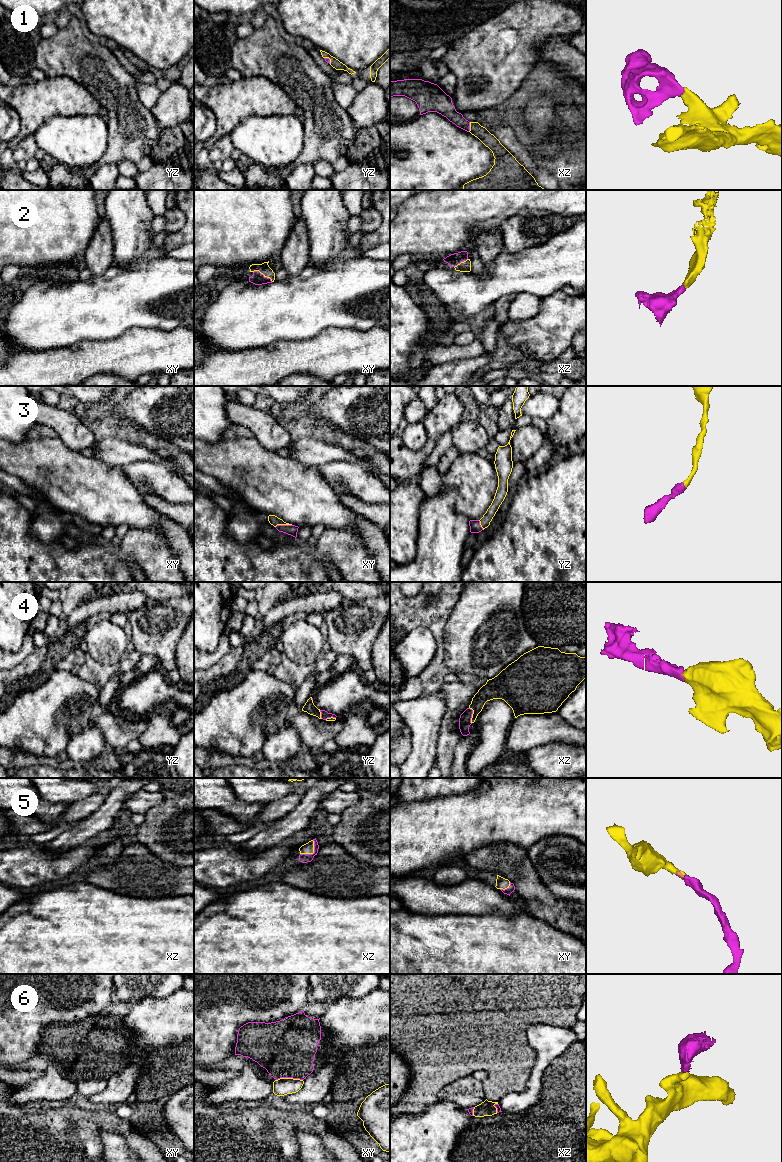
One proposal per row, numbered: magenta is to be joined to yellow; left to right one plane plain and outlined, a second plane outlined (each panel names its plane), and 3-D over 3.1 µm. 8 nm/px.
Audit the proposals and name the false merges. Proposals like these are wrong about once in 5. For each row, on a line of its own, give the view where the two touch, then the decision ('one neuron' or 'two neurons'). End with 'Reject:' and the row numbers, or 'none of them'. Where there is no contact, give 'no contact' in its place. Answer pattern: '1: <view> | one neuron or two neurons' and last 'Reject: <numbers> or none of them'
1: xz | one neuron
2: xy | one neuron
3: xy | one neuron
4: xz | one neuron
5: xz | one neuron
6: xy | two neurons
Reject: 6

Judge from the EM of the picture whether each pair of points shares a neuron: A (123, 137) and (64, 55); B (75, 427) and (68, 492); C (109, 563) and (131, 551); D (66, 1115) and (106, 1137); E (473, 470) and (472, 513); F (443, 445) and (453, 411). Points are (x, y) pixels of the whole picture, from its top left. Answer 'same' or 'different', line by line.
A: same
B: different
C: different
D: different
E: same
F: different

